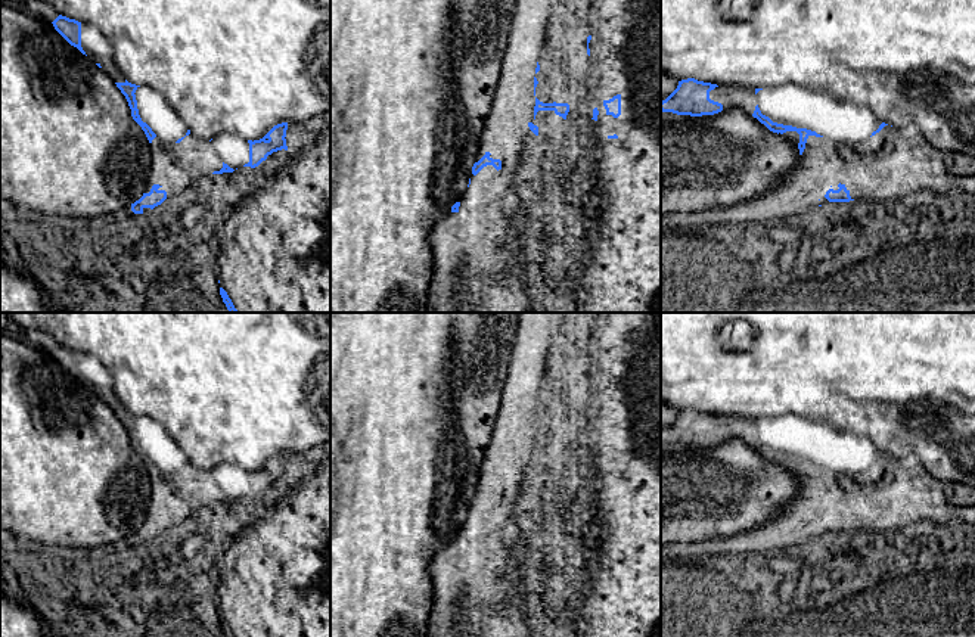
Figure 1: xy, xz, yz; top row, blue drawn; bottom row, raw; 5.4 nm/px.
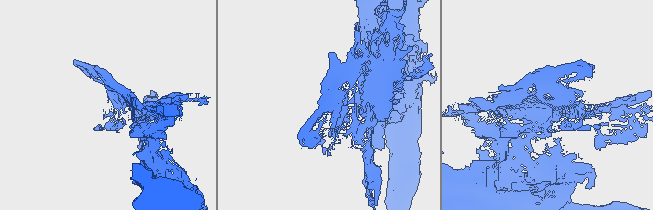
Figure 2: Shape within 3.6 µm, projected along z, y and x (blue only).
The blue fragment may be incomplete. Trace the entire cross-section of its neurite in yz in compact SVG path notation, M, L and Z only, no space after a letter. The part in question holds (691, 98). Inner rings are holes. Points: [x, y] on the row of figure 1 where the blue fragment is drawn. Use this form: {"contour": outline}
{"contour": "M695 78L681 80L677 88L661 102L661 111L690 116L718 114L723 105L709 99L709 91L715 87L718 86Z"}

